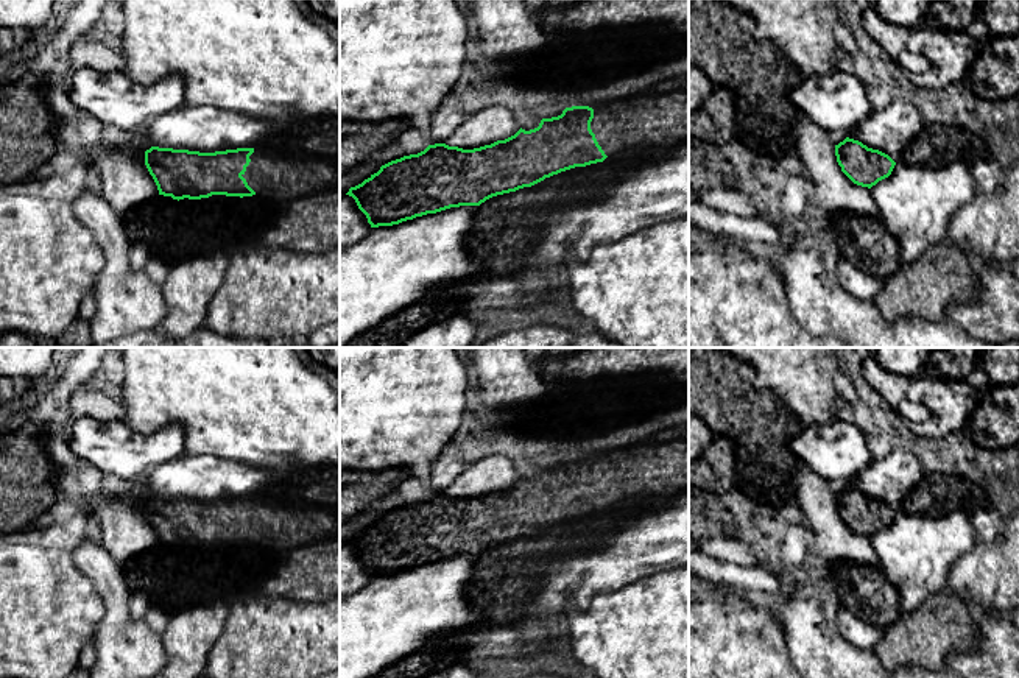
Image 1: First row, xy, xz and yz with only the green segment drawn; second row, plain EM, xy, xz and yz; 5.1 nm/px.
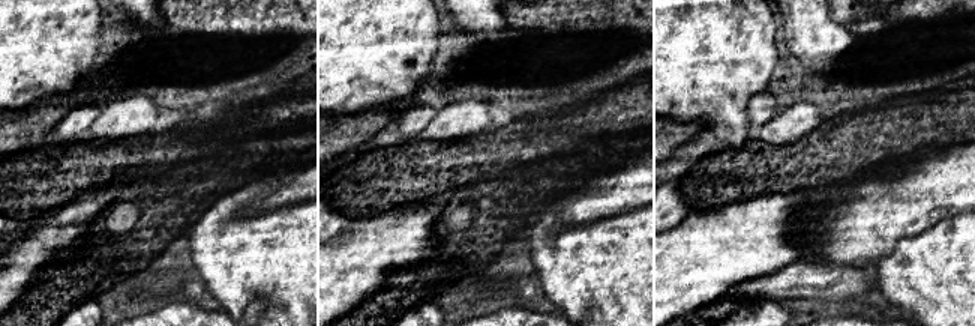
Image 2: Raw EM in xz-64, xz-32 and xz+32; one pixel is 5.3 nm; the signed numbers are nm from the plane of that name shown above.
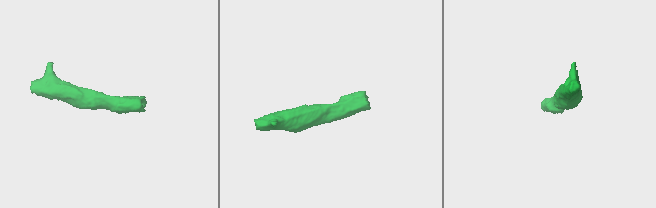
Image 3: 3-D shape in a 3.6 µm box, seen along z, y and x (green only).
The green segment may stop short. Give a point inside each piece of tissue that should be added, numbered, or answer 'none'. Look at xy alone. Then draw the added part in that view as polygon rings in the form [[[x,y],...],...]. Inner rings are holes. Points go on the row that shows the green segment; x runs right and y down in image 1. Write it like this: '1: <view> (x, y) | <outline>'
1: xy (278, 176) | [[[257,150],[249,159],[248,185],[282,203],[340,185],[340,165],[327,159],[288,159]]]

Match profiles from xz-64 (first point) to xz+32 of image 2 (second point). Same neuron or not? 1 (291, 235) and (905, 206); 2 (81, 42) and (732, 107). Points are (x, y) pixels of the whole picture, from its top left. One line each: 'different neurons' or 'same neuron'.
1: different neurons
2: same neuron

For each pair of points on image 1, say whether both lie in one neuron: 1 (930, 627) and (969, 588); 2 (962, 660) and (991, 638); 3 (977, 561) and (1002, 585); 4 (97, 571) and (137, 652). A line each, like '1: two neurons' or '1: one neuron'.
1: two neurons
2: one neuron
3: one neuron
4: one neuron

